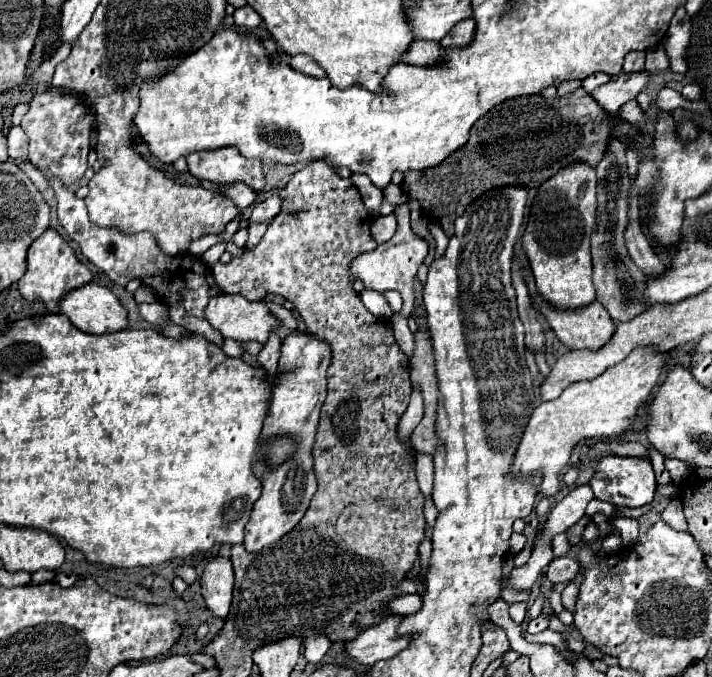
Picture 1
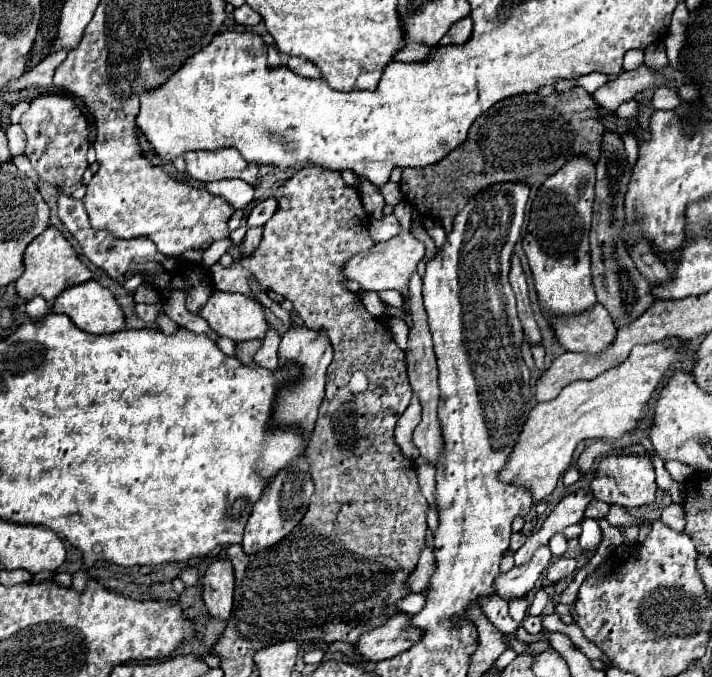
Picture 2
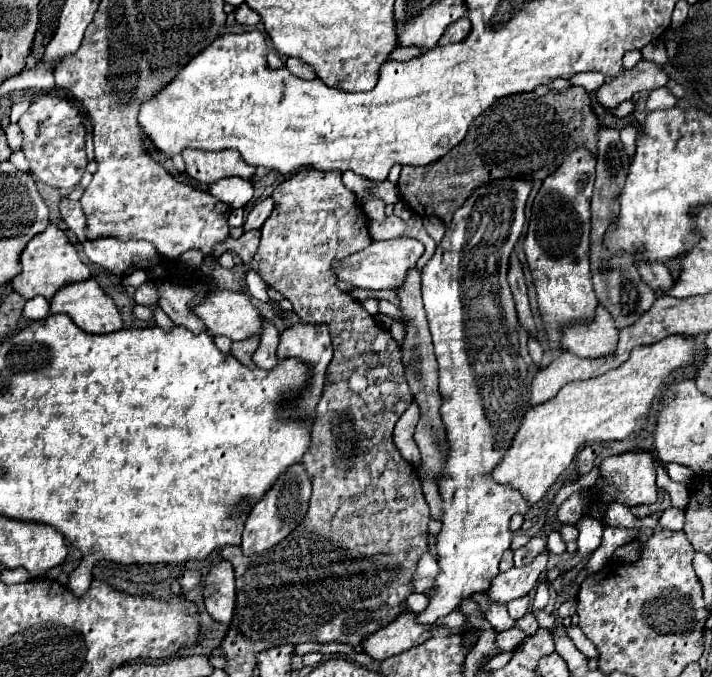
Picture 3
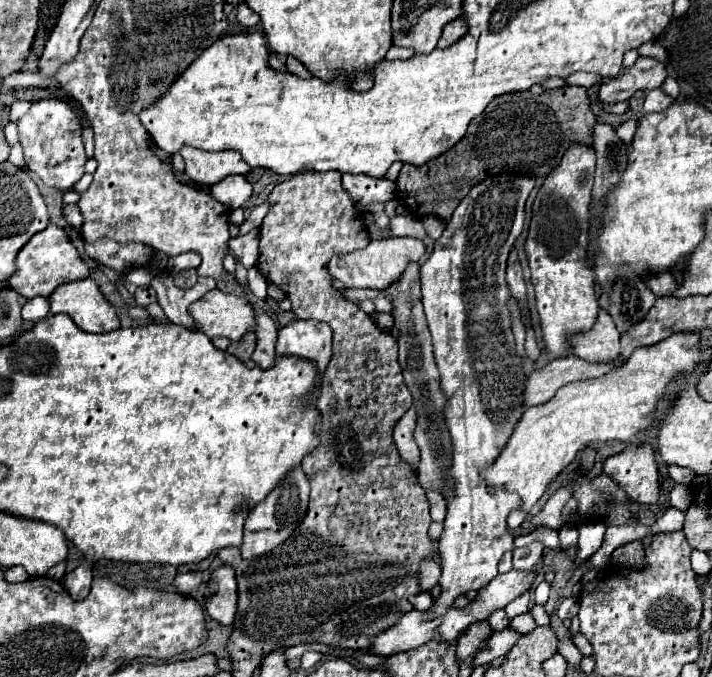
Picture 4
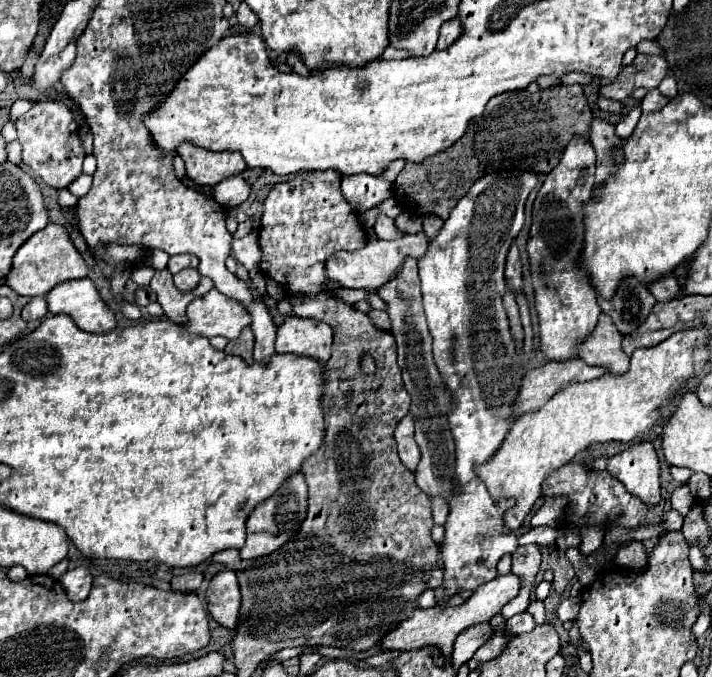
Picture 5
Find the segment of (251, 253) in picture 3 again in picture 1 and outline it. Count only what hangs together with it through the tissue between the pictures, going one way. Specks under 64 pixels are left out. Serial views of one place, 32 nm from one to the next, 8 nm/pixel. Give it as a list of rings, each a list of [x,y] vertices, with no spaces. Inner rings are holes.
[[[252,224],[252,226],[248,226],[248,242],[246,242],[244,250],[254,248],[254,246],[256,246],[256,244],[262,240],[264,230],[266,230],[266,224]],[[219,242],[208,249],[203,255],[202,260],[208,266],[212,266],[219,261],[221,255],[226,251],[227,242]]]

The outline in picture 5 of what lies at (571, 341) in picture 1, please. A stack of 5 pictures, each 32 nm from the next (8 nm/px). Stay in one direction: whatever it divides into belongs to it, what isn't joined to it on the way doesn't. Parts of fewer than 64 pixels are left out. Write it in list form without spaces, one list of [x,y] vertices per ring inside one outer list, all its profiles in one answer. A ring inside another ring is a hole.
[[[600,314],[594,334],[590,334],[582,344],[580,358],[590,366],[598,366],[608,374],[620,376],[626,372],[630,362],[630,356],[622,350],[622,340],[624,336],[614,328],[610,316]]]

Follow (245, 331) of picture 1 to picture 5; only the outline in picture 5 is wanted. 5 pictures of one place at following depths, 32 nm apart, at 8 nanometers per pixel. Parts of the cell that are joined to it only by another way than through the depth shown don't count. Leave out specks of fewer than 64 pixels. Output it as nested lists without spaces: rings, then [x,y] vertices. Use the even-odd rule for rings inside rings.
[[[216,288],[202,298],[194,298],[186,308],[186,322],[180,328],[188,334],[206,338],[224,336],[232,340],[244,326],[250,326],[250,316],[234,298],[226,298]]]

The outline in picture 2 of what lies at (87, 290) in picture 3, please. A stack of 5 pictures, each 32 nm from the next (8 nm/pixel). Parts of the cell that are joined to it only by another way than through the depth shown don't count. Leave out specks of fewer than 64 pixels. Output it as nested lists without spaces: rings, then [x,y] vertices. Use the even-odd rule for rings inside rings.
[[[96,280],[66,288],[54,300],[52,312],[66,314],[80,330],[90,334],[108,334],[124,328],[124,312],[112,292]]]

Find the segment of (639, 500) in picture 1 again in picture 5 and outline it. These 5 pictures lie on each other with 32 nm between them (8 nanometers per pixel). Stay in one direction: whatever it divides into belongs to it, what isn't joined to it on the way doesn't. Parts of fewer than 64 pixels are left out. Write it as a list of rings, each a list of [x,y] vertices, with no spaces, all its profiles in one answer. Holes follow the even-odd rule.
[[[652,442],[628,446],[608,460],[606,470],[642,502],[650,506],[660,502],[660,460]]]

